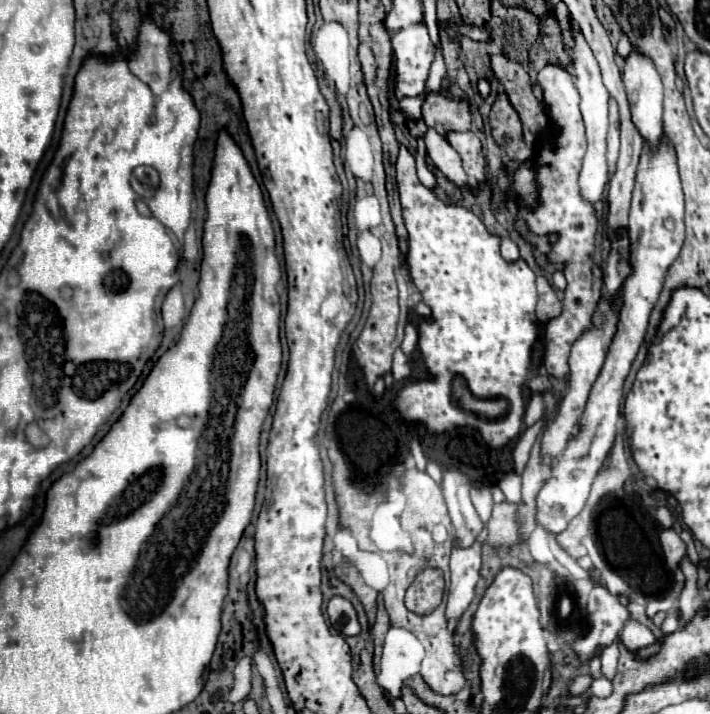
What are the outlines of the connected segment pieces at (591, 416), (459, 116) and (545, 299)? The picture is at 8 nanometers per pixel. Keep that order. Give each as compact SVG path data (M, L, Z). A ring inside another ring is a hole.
M665 135L659 139L655 147L651 147L647 141L643 143L643 155L639 159L639 171L629 211L629 239L631 239L631 279L627 279L627 283L623 285L623 311L619 311L619 327L615 331L615 339L611 339L603 371L599 373L599 379L591 387L585 413L579 421L581 427L569 441L565 453L555 461L553 479L545 483L545 487L537 497L537 523L549 529L551 533L565 531L569 521L581 513L591 483L599 473L599 469L603 467L605 455L609 453L615 441L623 383L629 375L631 363L637 357L639 347L643 345L649 315L663 289L667 269L677 259L685 239L683 191L679 181L679 169L675 149L671 147Z
M443 91L427 95L423 105L423 121L443 137L447 135L447 131L471 129L471 113L467 109L467 103L451 99Z
M539 275L537 277L537 293L539 293L539 301L537 301L537 321L547 323L549 319L557 317L563 311L561 301L557 299L553 287L549 285L549 281Z

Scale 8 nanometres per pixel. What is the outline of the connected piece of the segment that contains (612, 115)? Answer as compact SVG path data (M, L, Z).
M615 99L609 101L609 133L607 133L607 163L609 175L615 173L615 163L619 157L619 113Z

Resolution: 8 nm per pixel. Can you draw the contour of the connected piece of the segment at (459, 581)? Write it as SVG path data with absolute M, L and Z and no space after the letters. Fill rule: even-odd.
M485 531L479 535L473 547L453 549L451 555L451 587L447 595L447 621L459 621L475 597L475 585L481 569L481 545Z

